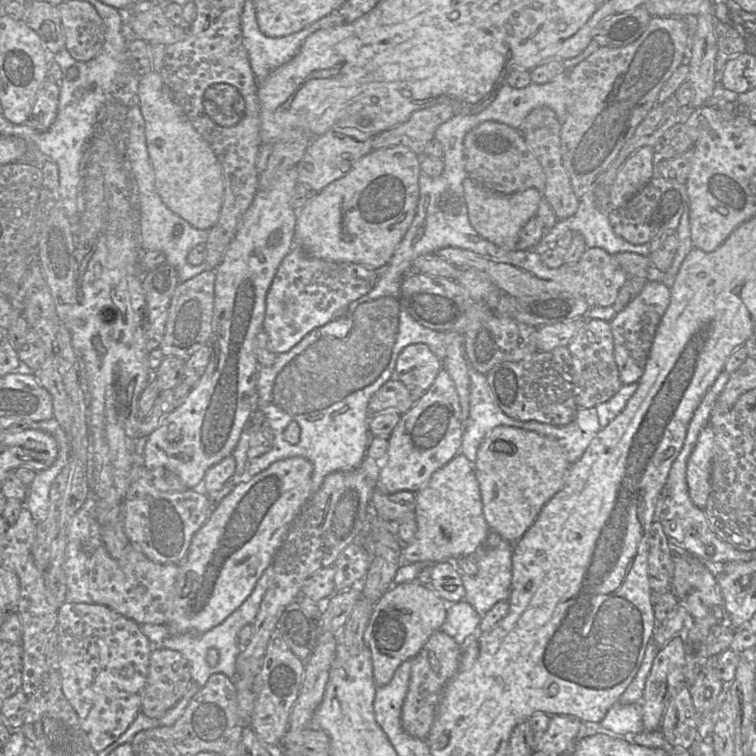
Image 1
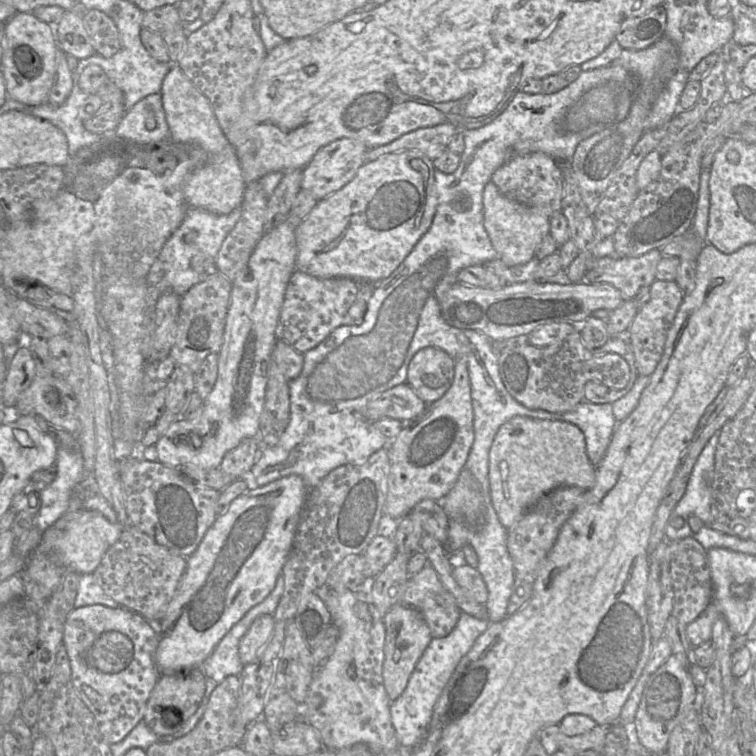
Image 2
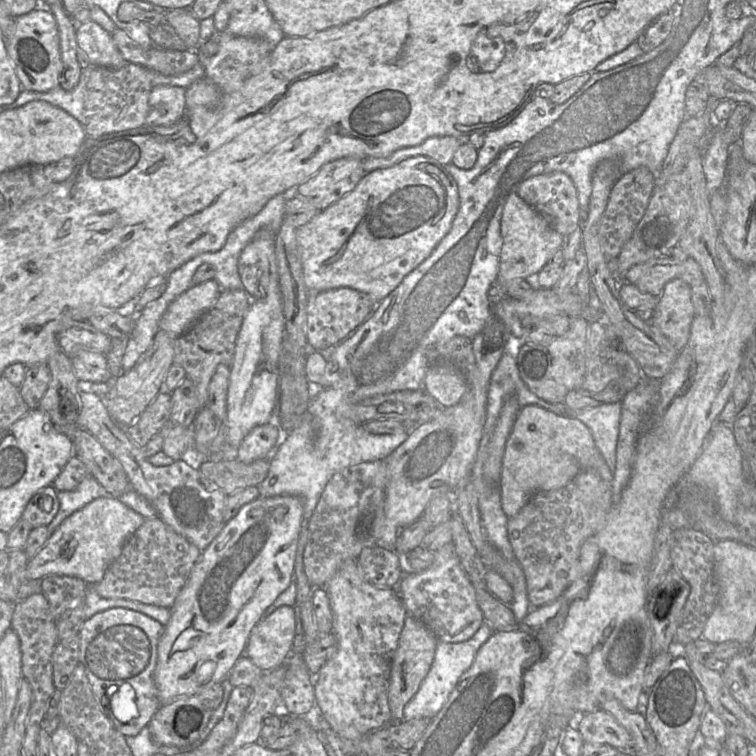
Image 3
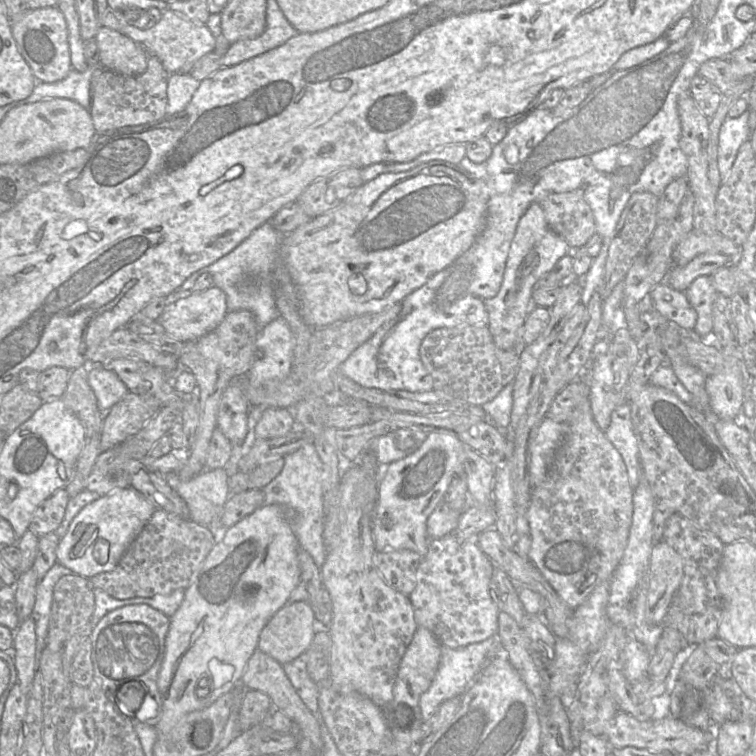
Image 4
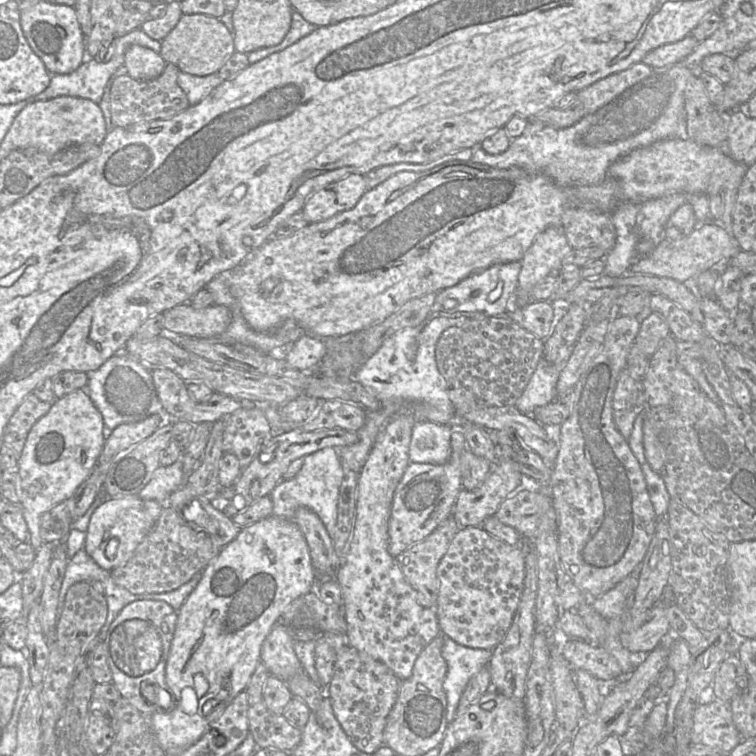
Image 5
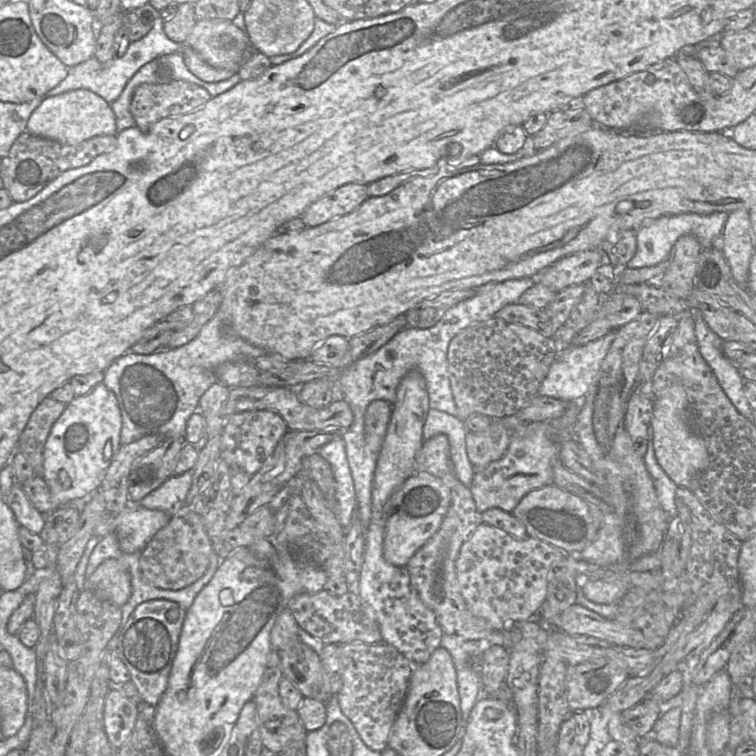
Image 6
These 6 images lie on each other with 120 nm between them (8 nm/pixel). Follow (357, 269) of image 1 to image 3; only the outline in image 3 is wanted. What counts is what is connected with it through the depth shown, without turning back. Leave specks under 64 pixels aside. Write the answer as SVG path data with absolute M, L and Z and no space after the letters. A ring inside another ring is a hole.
M338 288L309 294L306 303L307 343L316 351L335 346L353 333L372 310L372 300L366 294L352 288Z

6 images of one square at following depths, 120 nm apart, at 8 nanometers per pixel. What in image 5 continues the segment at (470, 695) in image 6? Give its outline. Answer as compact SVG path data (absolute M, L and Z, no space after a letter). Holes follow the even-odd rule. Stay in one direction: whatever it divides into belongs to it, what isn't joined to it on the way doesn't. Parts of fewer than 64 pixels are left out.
M445 636L442 655L447 663L443 689L447 697L448 712L455 713L454 720L457 717L456 711L461 695L468 682L487 666L492 651L464 646Z

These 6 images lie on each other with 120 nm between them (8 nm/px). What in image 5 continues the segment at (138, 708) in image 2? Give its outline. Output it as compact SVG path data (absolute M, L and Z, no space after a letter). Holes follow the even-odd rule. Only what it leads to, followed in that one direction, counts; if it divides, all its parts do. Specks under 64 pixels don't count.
M159 600L135 601L125 606L109 626L103 640L105 656L112 674L112 684L132 706L171 708L166 691L165 670L175 632L178 612Z

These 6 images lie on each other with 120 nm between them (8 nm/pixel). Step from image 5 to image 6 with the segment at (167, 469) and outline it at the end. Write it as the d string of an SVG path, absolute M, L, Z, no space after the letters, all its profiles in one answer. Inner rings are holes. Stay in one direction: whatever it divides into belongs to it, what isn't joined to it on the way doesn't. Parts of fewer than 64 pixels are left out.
M193 470L170 476L161 486L146 495L140 505L150 510L161 510L169 517L182 508L192 485Z

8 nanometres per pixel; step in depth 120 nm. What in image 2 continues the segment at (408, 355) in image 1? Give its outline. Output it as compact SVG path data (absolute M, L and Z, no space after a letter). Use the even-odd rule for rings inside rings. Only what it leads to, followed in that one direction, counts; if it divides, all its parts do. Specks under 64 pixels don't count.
M435 347L422 348L409 363L406 384L421 400L427 404L433 403L450 388L455 365L456 361L443 350Z

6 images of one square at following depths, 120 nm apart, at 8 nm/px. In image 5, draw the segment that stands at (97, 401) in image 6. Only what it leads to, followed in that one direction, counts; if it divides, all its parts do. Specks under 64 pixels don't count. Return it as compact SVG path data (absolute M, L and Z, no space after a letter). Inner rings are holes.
M86 388L56 398L50 410L32 426L18 460L21 499L16 504L22 508L30 533L28 543L33 547L37 548L42 543L42 515L58 503L70 499L87 479L110 431Z

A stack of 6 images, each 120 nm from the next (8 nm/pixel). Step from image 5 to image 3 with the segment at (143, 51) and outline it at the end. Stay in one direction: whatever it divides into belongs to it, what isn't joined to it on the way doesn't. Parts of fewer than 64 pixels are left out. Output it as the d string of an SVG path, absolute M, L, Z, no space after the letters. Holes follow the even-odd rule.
M93 21L77 24L76 39L78 48L86 52L93 65L119 69L131 64L117 49L112 35Z

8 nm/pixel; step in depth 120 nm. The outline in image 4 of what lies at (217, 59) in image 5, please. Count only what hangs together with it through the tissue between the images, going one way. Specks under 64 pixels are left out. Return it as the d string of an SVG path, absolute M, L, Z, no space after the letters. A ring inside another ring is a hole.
M172 10L163 11L160 21L149 28L138 29L126 24L120 27L119 32L142 45L170 74L189 74L195 63L204 55L214 52L216 46L216 38L206 25L195 24Z

